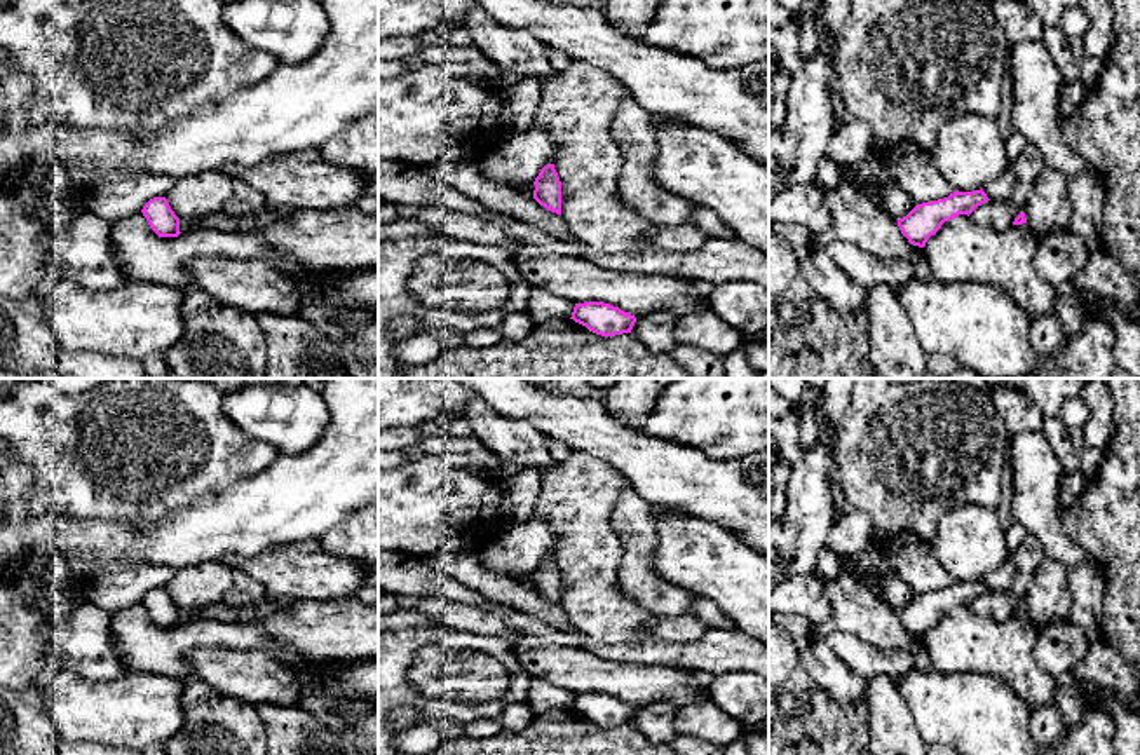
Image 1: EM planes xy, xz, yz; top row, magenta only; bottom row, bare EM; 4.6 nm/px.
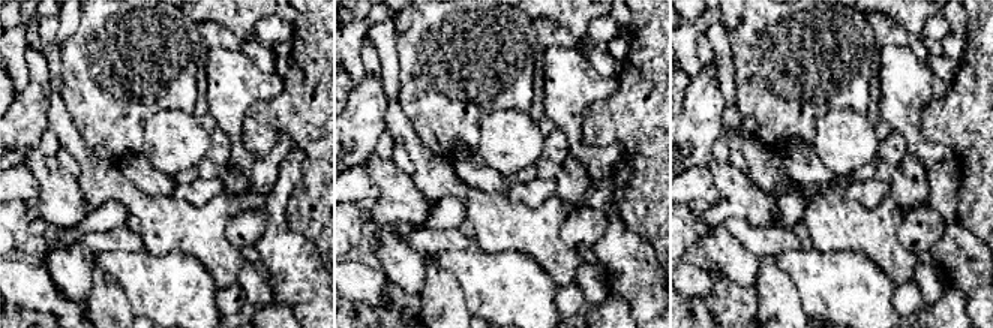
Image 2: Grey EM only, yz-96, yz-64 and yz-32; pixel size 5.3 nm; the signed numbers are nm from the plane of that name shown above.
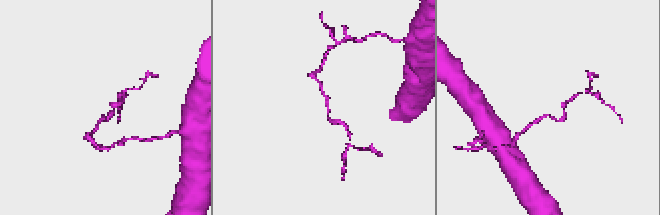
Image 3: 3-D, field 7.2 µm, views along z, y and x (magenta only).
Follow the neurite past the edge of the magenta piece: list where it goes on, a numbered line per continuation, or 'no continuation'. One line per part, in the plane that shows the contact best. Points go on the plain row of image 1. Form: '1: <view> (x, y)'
no continuation

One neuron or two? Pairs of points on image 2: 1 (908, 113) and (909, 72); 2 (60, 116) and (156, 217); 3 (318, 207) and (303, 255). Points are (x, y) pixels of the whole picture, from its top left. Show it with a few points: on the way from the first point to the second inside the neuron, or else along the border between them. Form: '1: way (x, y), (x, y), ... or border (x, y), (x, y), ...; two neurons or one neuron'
1: way (908, 102), (908, 83); one neuron
2: way (74, 144), (107, 183), (128, 193); one neuron
3: border (284, 213), (288, 226), (305, 235), (318, 255); two neurons

